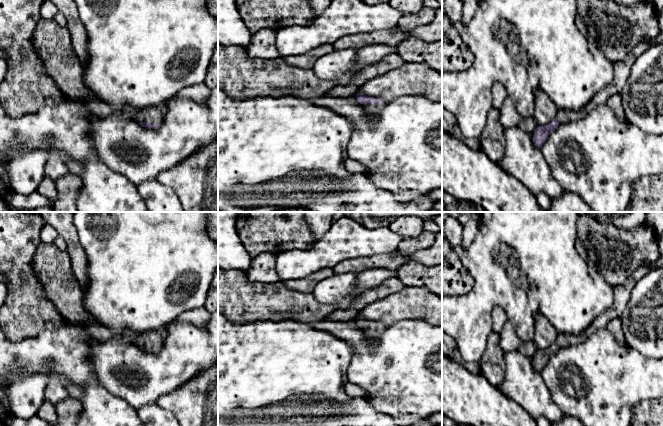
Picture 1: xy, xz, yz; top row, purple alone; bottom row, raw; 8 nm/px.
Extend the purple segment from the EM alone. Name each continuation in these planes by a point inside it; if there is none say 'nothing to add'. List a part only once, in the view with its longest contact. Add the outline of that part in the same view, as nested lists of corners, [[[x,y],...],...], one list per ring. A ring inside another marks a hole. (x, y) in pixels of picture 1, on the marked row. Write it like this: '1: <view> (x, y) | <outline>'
1: xy (153, 114) | [[[151,106],[141,109],[135,113],[132,118],[142,123],[152,122],[155,124],[160,124],[161,120],[163,119],[163,115],[158,106]]]

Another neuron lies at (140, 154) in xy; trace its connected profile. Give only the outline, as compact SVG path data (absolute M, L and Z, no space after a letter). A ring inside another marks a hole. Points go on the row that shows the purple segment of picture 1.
M218 85L210 91L209 98L204 105L200 105L191 99L175 96L169 98L167 105L166 114L160 124L153 129L141 126L135 119L122 113L93 119L90 124L90 135L98 158L108 168L125 176L134 185L138 185L157 180L162 171L187 159L194 152L218 138Z

